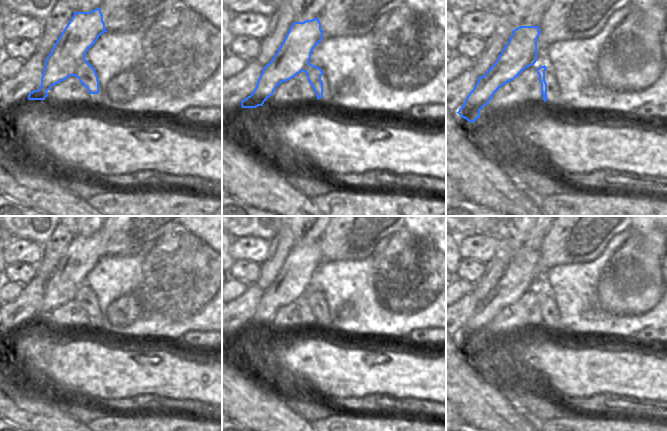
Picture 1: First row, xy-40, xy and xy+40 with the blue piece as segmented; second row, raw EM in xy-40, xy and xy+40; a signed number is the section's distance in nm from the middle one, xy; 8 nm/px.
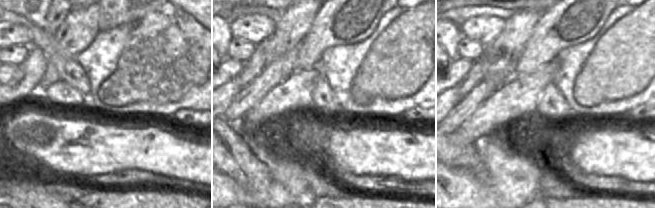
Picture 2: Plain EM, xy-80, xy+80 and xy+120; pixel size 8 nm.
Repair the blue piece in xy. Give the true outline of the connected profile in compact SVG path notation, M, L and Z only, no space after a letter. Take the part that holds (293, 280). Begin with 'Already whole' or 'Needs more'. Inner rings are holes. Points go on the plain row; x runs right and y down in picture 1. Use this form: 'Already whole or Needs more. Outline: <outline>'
Already whole. Outline: M319 242L306 244L304 246L294 246L273 283L263 292L253 317L241 325L242 332L263 330L264 326L273 319L275 313L282 306L294 302L302 295L306 297L307 303L317 319L317 324L322 322L323 307L321 305L321 299L324 298L324 296L318 290L309 287L313 273L322 263L323 255Z

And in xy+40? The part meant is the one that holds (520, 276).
Already whole. Outline: M520 250L513 254L497 285L484 300L479 300L475 311L457 336L462 342L474 347L480 342L480 334L504 308L536 287L540 257L539 250Z

